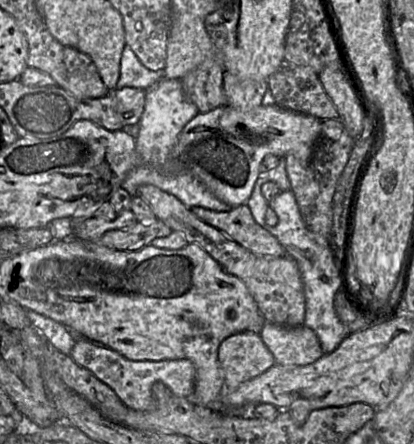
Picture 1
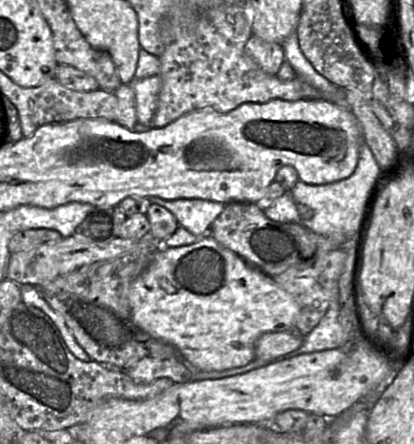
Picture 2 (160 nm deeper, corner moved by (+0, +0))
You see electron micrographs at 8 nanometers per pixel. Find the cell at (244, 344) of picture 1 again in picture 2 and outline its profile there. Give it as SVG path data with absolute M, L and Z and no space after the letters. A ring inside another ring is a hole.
M297 331L268 332L262 334L255 344L255 359L270 363L296 351L304 337Z

